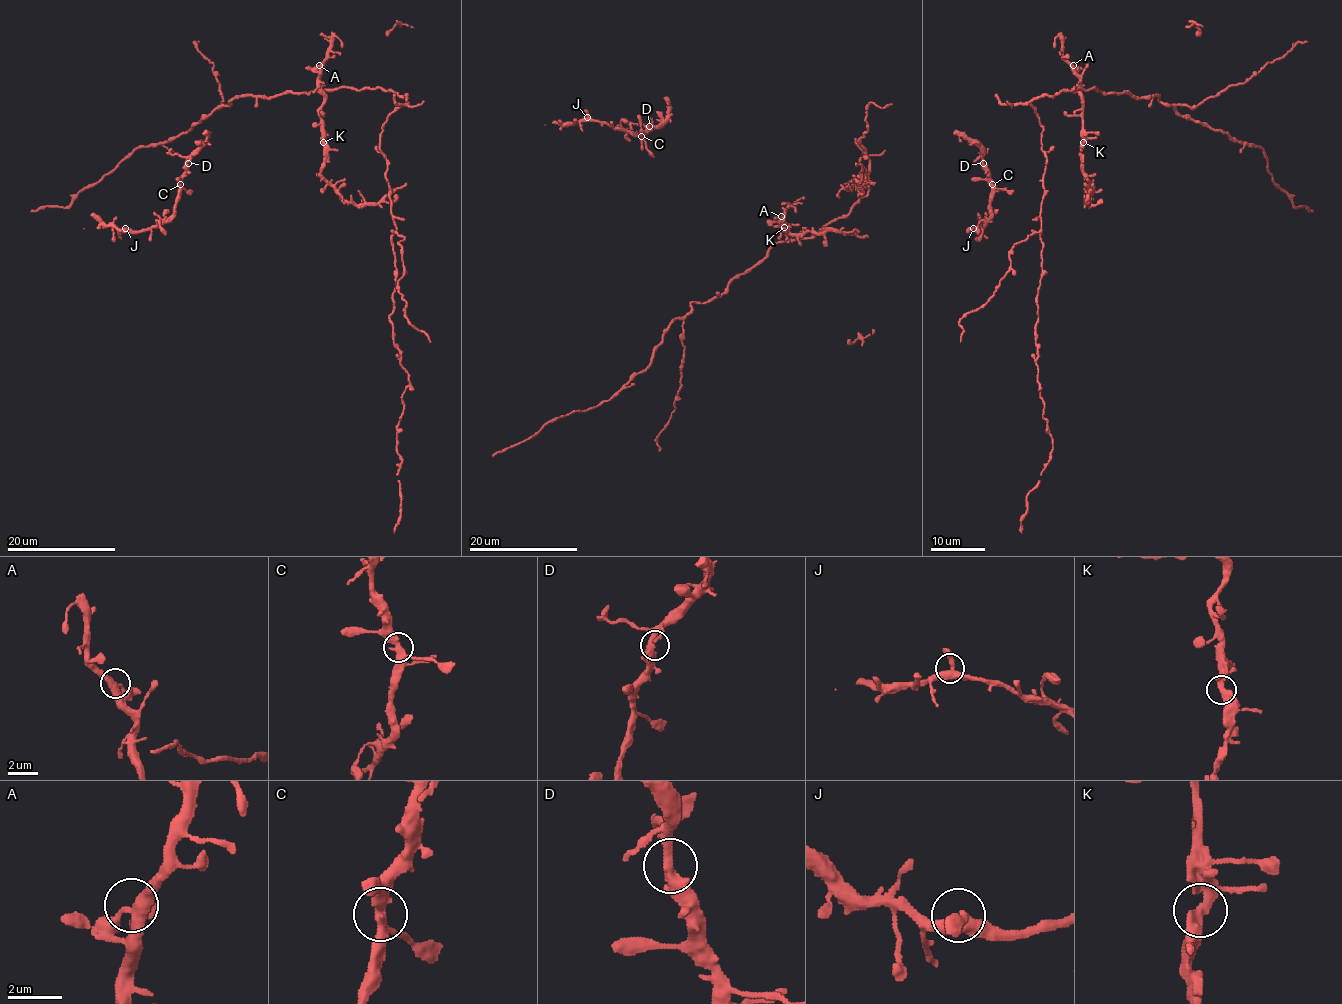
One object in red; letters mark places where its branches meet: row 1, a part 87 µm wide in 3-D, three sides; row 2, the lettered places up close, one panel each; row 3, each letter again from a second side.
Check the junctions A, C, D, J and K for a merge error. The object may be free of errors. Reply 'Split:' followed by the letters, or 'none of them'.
Split: none of them

